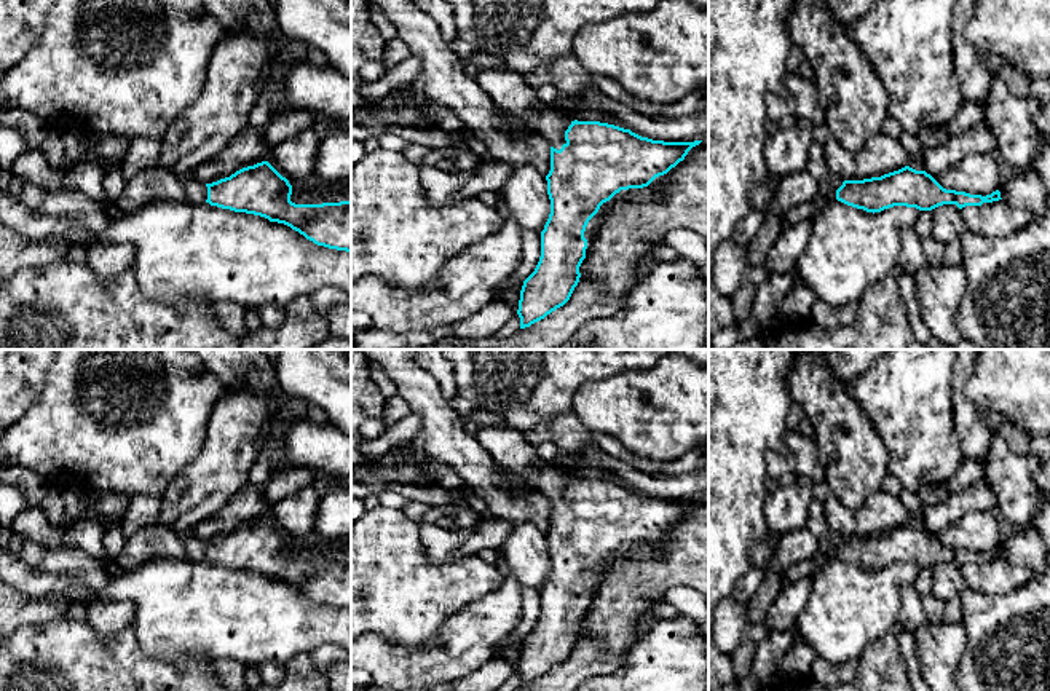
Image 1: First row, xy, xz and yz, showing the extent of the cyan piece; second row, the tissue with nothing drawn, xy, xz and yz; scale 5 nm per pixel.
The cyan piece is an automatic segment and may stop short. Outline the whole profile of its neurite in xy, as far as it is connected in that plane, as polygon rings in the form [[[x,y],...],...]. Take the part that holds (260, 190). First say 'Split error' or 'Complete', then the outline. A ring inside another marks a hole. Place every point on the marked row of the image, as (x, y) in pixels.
Split error. [[[268,161],[243,168],[212,184],[182,179],[187,201],[209,203],[290,227],[318,246],[351,254],[351,201],[295,204],[292,185]]]

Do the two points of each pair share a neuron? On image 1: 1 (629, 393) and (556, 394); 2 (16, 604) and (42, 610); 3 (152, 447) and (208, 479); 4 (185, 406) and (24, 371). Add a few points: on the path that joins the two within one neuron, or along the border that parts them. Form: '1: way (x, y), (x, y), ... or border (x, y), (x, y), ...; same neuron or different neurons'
1: border (608, 377), (586, 382), (575, 393), (572, 409); different neurons
2: way (23, 610), (35, 610); same neuron
3: border (206, 433), (201, 450), (171, 481), (163, 495); different neurons
4: border (51, 366), (40, 394), (27, 409); different neurons

